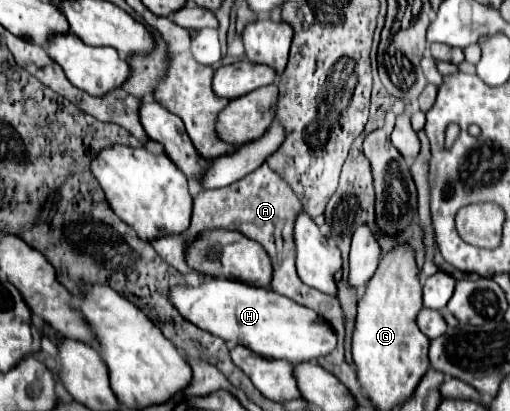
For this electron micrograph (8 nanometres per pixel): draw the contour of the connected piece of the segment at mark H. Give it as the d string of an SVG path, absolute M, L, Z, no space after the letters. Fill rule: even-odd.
M207 277L197 287L171 287L167 299L187 321L197 325L199 329L217 335L223 341L245 345L247 349L263 357L301 363L331 353L337 343L333 329L317 313L267 287L253 287L241 281Z

